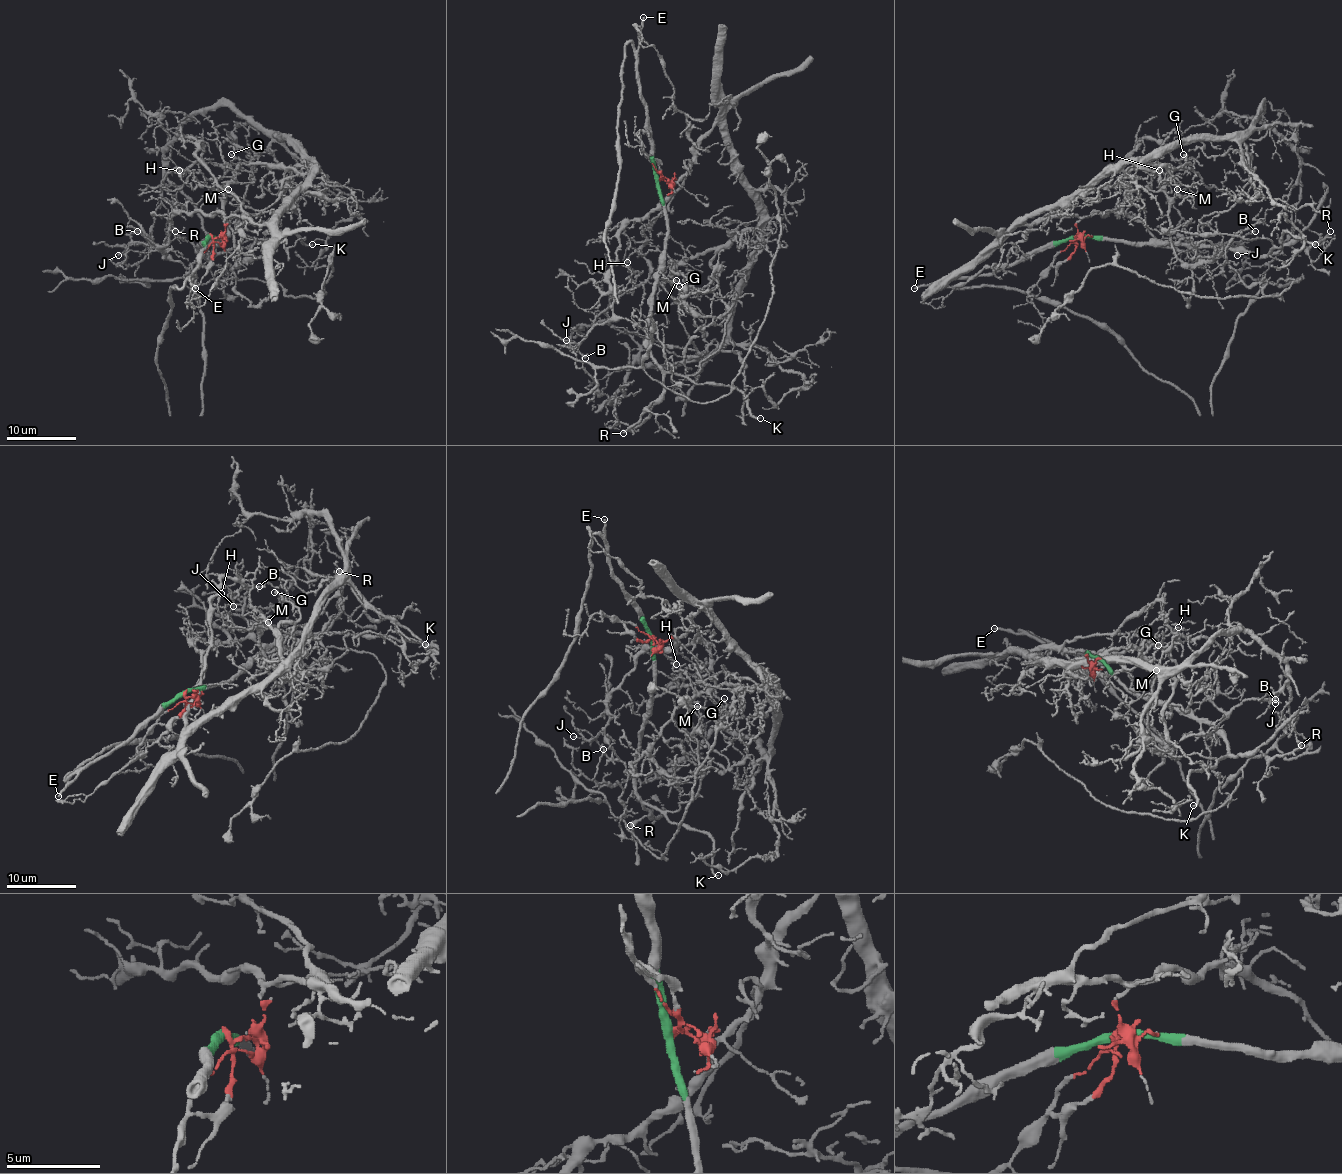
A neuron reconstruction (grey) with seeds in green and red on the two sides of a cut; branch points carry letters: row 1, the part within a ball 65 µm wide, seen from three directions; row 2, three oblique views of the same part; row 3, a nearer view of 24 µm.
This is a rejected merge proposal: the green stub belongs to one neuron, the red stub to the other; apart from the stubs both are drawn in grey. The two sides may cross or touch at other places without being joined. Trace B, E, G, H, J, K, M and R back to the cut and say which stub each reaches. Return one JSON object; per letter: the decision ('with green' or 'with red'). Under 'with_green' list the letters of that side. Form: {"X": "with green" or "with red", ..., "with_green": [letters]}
{"B": "with red", "E": "with green", "G": "with red", "H": "with red", "J": "with red", "K": "with green", "M": "with red", "R": "with green", "with_green": ["E", "K", "R"]}

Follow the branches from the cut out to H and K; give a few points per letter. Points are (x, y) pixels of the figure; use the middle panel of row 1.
H: (657, 180), (682, 176), (692, 148), (717, 125), (759, 223), (677, 266), (662, 252), (634, 252), (627, 262)
K: (657, 180), (668, 241), (647, 329), (650, 357), (664, 371), (696, 383), (733, 386), (761, 418)

